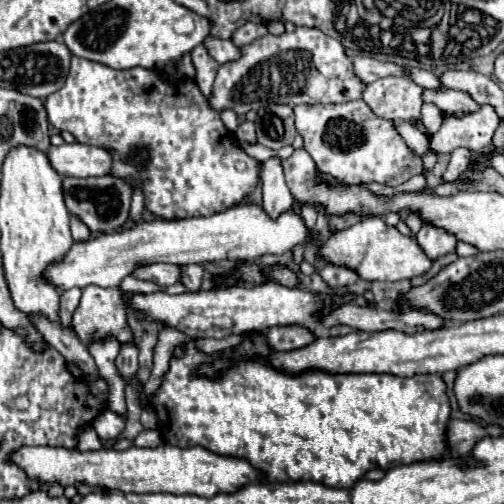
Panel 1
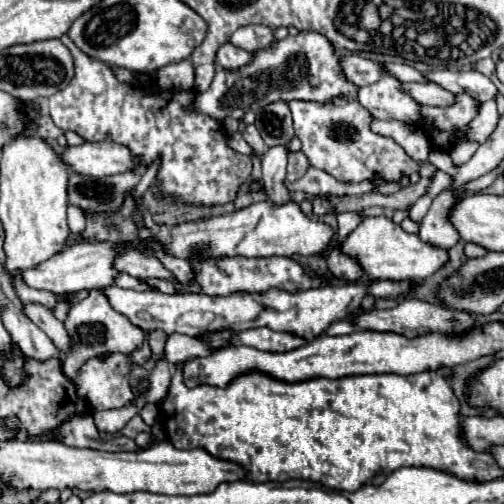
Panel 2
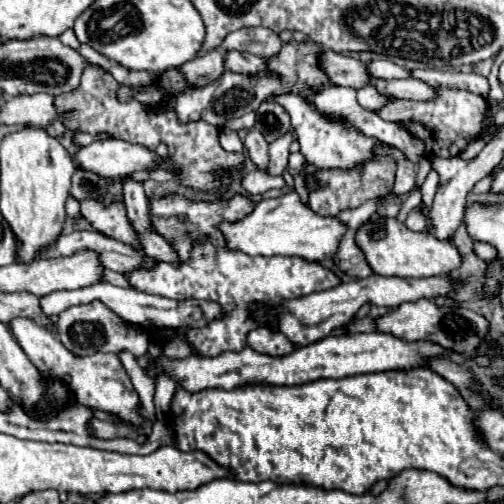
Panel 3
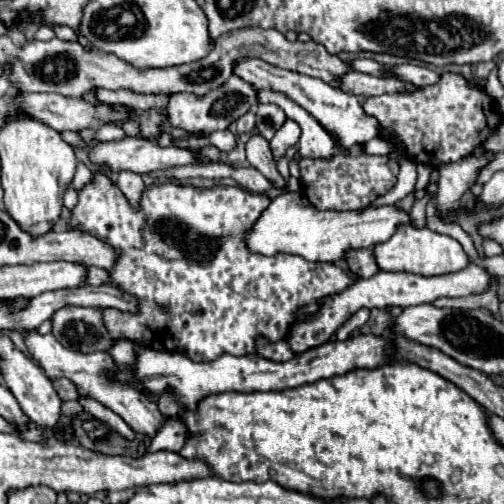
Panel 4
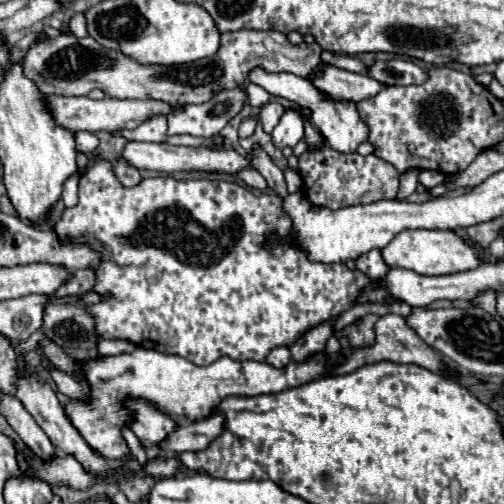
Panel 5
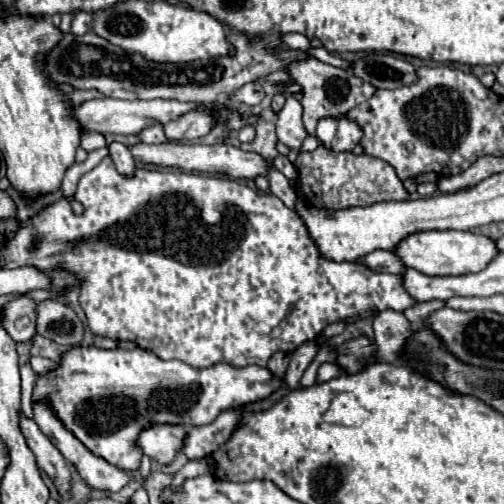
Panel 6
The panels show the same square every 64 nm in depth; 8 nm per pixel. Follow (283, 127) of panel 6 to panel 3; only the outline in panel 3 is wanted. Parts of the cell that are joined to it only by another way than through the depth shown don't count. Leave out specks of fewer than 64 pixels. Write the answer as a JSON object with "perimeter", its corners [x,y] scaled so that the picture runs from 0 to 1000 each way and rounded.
{"perimeter":[[[571,258],[563,270],[556,270],[552,278],[544,278],[536,286],[536,337],[532,345],[556,349],[571,325],[571,290],[583,282],[583,258]]]}

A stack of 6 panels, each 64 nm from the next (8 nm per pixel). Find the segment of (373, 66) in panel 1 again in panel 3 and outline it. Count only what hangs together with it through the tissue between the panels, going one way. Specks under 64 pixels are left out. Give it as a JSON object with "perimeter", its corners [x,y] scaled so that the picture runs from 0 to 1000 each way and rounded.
{"perimeter":[[[643,99],[643,111],[635,111],[635,127],[643,127],[643,143],[651,143],[651,159],[659,159],[659,167],[667,171],[694,171],[714,179],[734,163],[734,147],[726,143],[722,127],[683,107]]]}

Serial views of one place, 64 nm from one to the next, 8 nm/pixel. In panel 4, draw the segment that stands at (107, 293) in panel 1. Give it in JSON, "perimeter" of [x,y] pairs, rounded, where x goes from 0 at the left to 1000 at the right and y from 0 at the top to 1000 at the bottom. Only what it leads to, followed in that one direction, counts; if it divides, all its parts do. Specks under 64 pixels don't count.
{"perimeter":[[[119,611],[103,627],[103,663],[131,687],[163,702],[214,694],[226,679],[202,639],[194,611]]]}

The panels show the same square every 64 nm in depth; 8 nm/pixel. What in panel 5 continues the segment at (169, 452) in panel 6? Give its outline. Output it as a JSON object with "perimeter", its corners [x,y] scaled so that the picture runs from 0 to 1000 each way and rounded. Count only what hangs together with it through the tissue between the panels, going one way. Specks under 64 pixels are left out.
{"perimeter":[[[258,794],[254,806],[266,813],[266,837],[258,849],[286,889],[317,885],[317,877],[325,877],[349,853],[349,833],[310,813],[310,806],[282,794]]]}

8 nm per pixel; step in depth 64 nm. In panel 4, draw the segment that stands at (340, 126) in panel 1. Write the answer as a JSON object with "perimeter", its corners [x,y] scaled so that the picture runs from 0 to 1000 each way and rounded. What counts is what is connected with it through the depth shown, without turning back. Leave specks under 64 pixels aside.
{"perimeter":[[[508,179],[508,194],[520,206],[524,202],[552,206],[583,242],[595,246],[599,270],[595,270],[591,294],[595,294],[599,310],[607,310],[607,313],[655,313],[671,298],[667,278],[603,214],[595,214],[571,190],[540,183],[540,179]]]}

